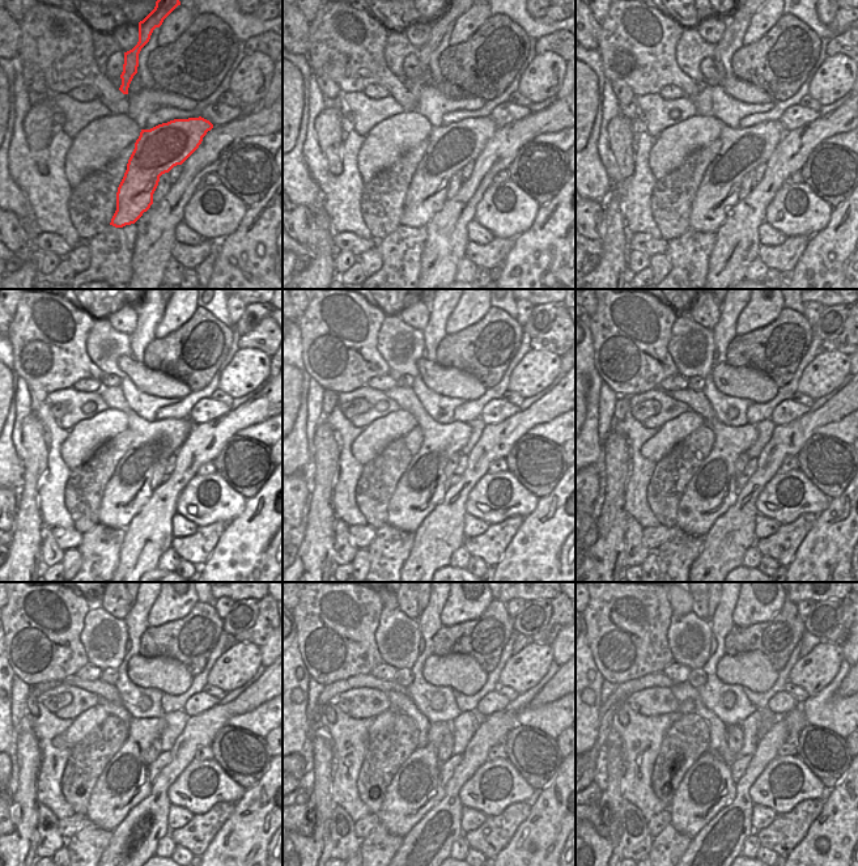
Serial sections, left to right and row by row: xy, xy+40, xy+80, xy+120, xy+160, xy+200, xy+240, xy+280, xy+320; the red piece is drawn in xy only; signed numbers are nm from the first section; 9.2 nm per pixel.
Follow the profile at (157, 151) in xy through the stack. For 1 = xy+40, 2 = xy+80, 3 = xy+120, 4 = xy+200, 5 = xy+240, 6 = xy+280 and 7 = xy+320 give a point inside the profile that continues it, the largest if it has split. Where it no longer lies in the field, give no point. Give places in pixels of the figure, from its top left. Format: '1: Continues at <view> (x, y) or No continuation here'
1: Continues at xy+40 (450, 148)
2: Continues at xy+80 (742, 149)
3: Continues at xy+120 (128, 489)
4: Continues at xy+200 (712, 491)
5: Continues at xy+240 (124, 782)
6: Continues at xy+280 (416, 786)
7: Continues at xy+320 (706, 788)

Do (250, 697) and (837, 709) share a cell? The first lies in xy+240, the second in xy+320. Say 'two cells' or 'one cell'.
two cells

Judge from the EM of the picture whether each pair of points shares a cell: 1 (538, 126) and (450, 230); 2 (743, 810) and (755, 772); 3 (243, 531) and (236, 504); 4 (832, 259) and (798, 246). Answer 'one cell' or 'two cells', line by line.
1: one cell
2: one cell
3: two cells
4: two cells

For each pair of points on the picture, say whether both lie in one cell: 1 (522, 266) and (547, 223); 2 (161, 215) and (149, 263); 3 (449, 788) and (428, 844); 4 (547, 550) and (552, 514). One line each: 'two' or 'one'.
1: one
2: one
3: one
4: one

